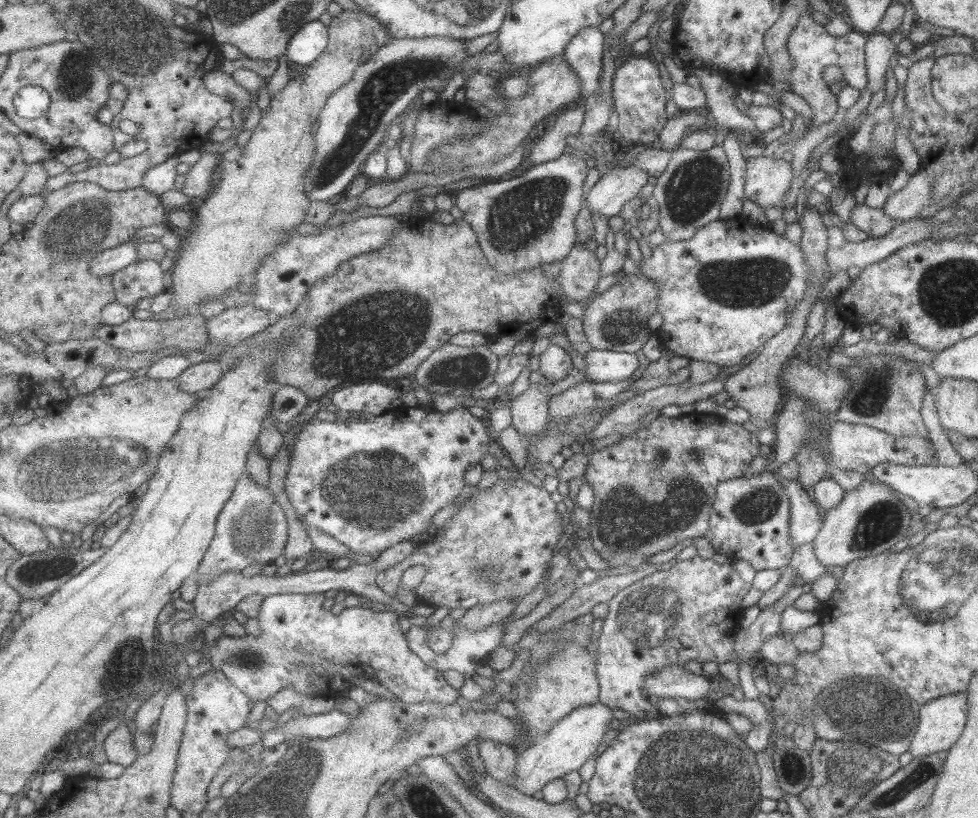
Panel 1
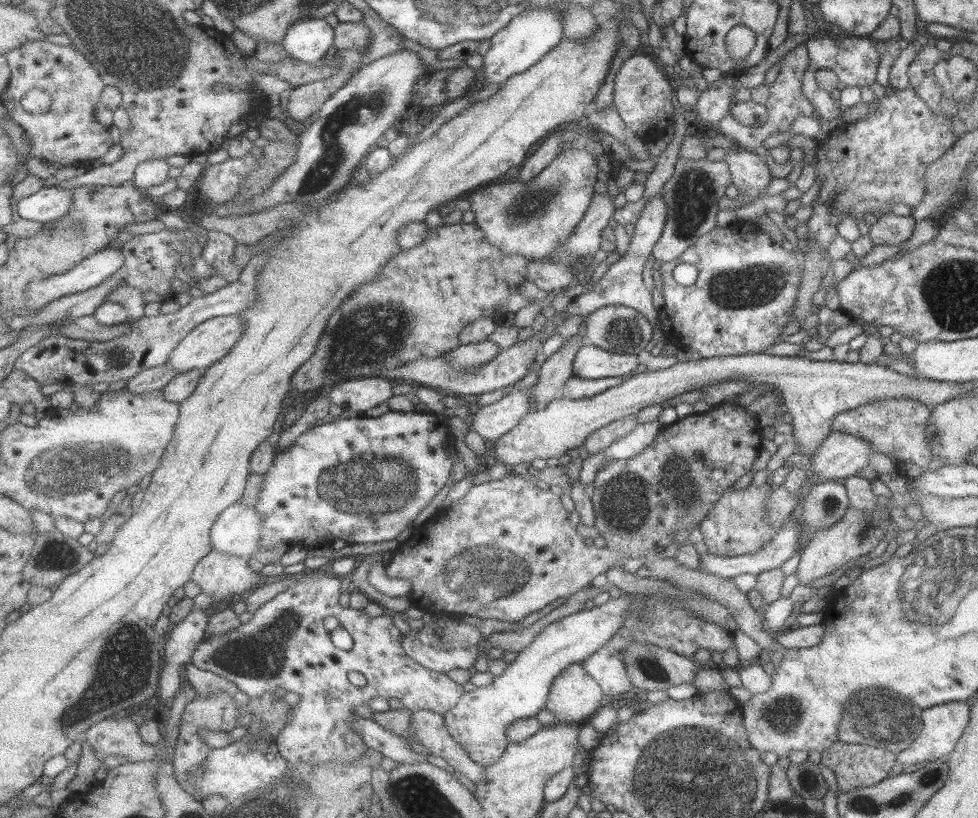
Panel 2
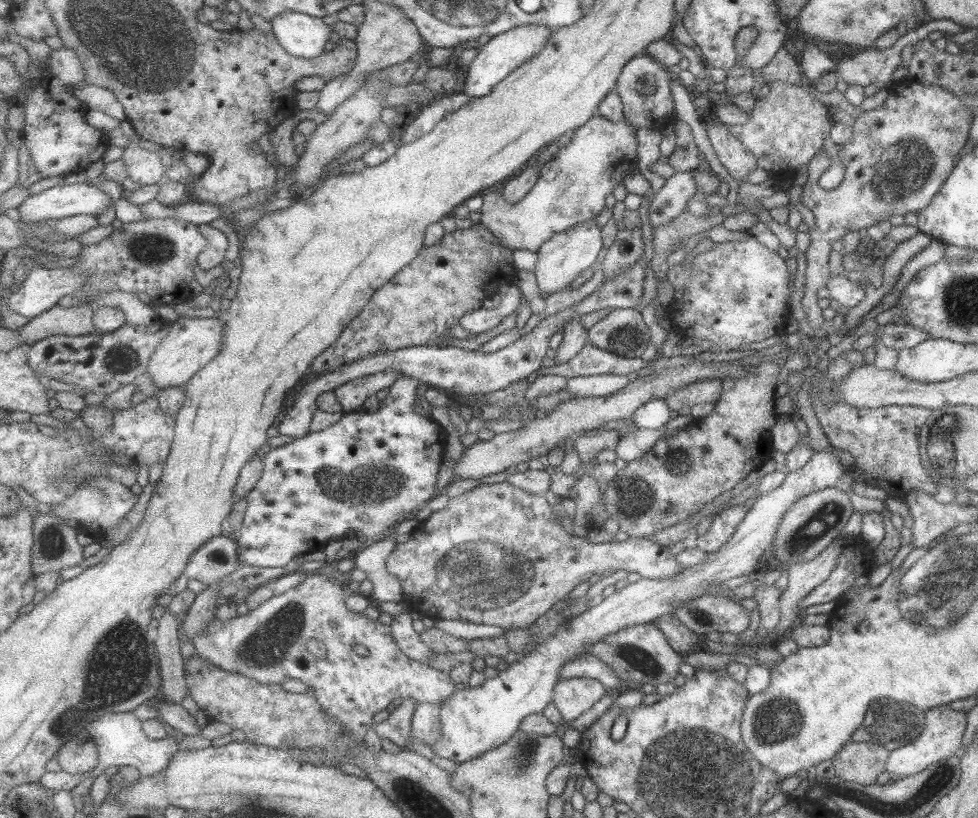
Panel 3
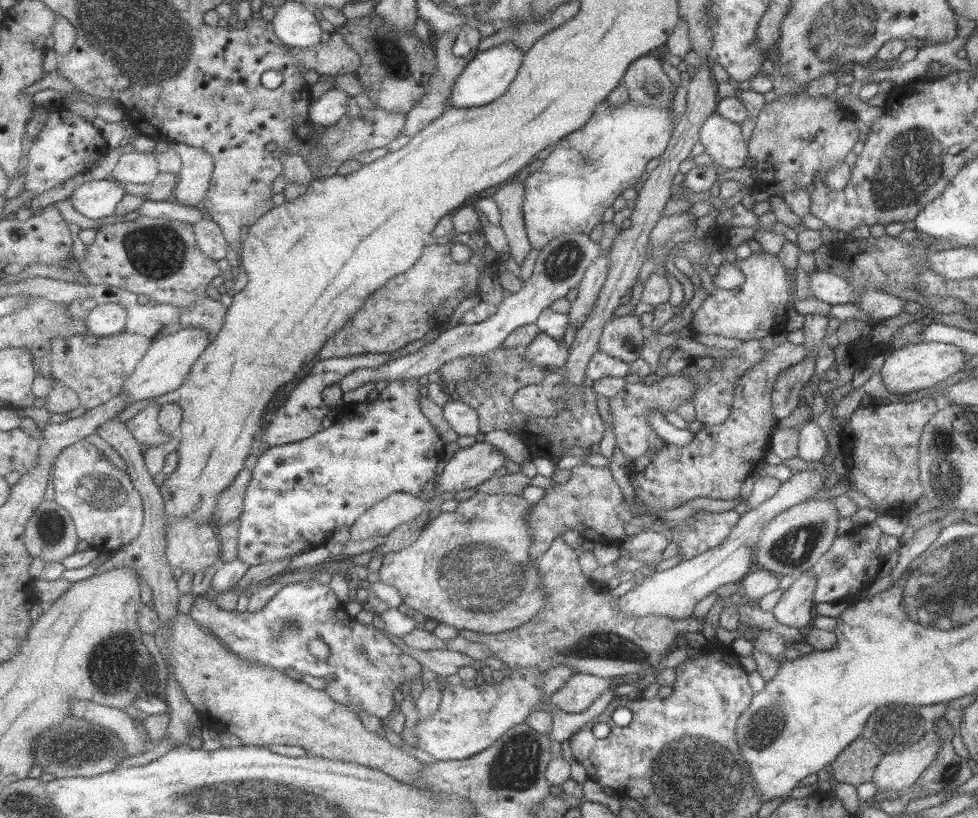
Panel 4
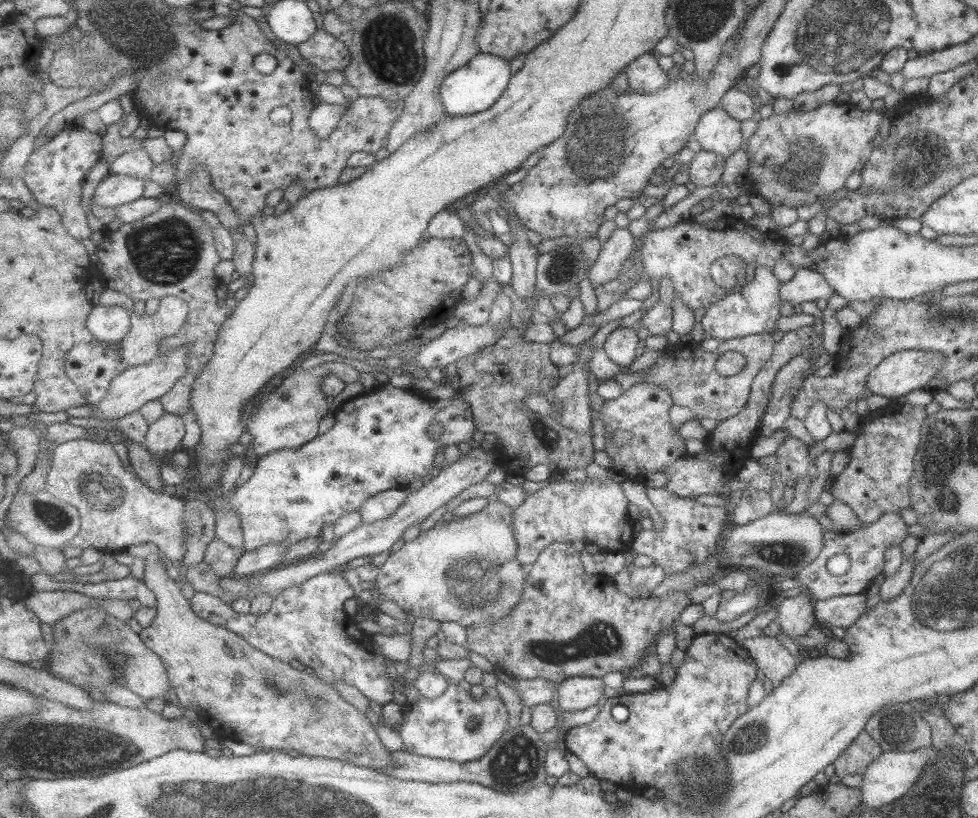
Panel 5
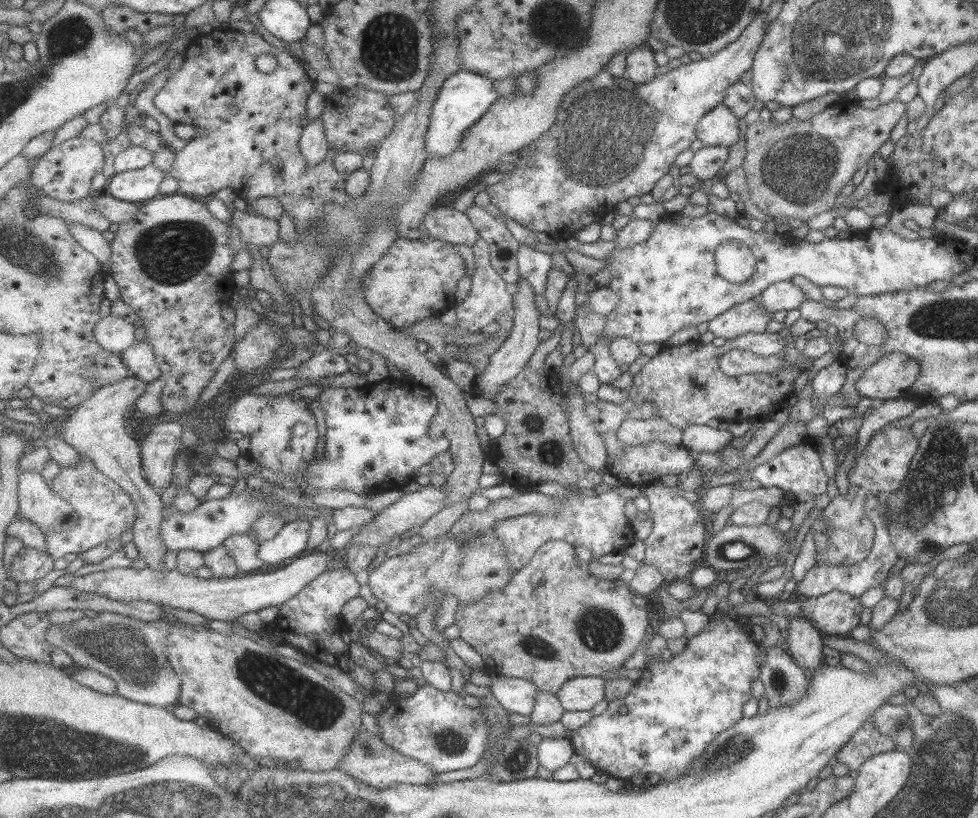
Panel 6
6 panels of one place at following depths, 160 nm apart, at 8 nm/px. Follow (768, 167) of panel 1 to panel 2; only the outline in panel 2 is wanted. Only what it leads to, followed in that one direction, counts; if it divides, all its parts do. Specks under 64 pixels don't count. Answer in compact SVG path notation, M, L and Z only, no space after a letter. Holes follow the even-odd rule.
M737 146L726 149L722 160L728 166L731 184L739 191L742 198L757 199L771 182L769 168L764 159Z

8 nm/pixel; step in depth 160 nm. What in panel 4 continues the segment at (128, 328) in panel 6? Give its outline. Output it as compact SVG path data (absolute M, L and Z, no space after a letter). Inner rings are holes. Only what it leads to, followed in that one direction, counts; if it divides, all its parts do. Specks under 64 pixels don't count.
M117 303L99 305L87 318L90 334L111 336L126 331L128 310Z

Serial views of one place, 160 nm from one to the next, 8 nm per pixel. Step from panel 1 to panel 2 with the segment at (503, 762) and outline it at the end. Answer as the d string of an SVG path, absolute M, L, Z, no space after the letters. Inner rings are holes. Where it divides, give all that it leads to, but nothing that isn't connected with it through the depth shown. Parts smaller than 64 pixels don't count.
M638 595L627 600L623 596L609 599L599 607L588 606L573 615L548 624L508 664L503 675L482 687L465 691L453 708L442 716L445 728L456 743L459 743L473 762L487 767L495 764L505 752L507 740L505 729L514 720L533 717L544 708L545 699L555 676L569 667L581 663L601 648L621 626L627 613L634 614Z

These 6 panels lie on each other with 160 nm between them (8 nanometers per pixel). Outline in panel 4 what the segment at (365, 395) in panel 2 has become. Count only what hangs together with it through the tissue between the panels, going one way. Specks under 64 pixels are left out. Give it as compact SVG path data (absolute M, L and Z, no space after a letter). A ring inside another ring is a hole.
M567 233L552 238L545 246L538 250L538 256L534 262L532 275L527 279L517 292L505 293L497 310L489 319L477 324L459 323L451 330L443 328L440 334L423 345L414 353L407 353L396 359L387 361L377 368L356 368L347 373L338 385L342 392L355 390L367 382L379 382L379 380L419 379L423 375L435 372L438 366L444 365L448 360L467 356L486 356L500 346L500 342L513 330L537 321L541 311L548 308L554 300L564 297L570 288L577 287L586 268L594 263L600 255L600 246L595 243L588 234Z

